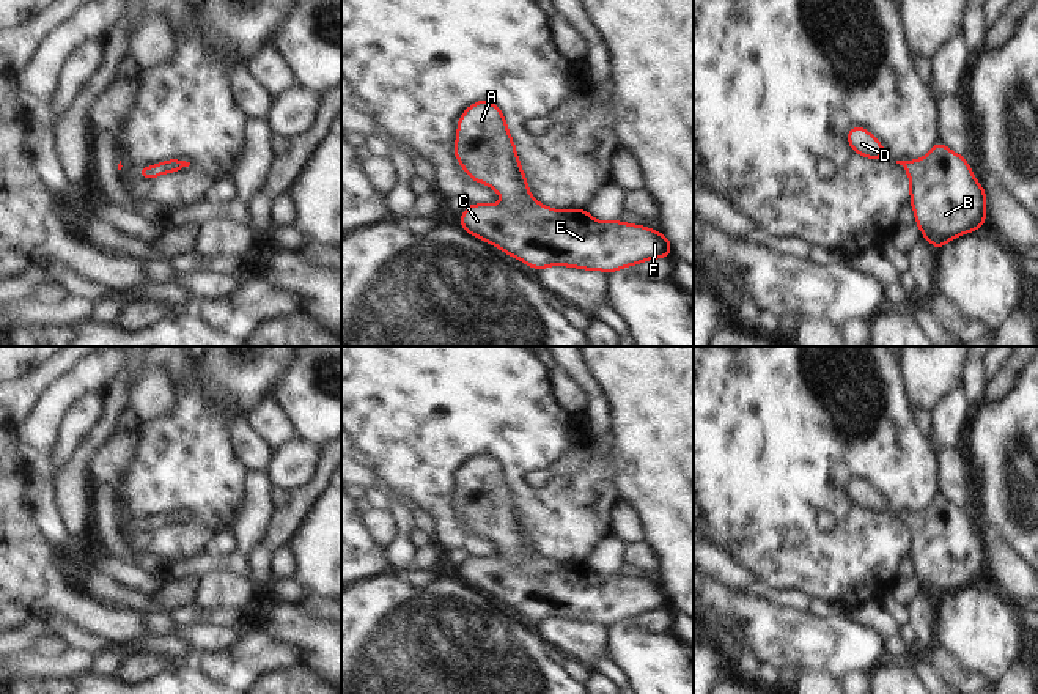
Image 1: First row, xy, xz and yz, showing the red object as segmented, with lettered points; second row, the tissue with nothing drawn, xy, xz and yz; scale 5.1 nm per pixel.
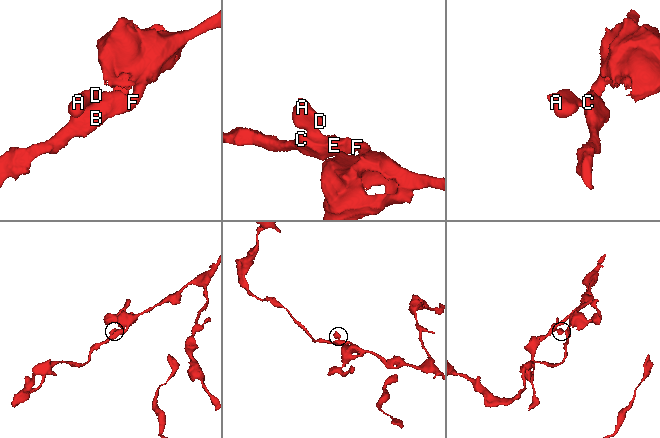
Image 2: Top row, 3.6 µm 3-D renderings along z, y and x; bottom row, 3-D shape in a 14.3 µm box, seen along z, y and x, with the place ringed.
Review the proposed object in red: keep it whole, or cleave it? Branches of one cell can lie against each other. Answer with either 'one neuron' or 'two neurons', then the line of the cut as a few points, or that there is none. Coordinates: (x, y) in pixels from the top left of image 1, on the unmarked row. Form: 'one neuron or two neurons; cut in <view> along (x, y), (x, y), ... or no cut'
one neuron; no cut

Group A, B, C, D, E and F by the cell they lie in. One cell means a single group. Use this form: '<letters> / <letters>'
A B C D E F

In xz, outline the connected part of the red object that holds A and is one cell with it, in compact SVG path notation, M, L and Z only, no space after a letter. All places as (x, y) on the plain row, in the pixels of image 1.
M478 453L461 467L455 508L472 532L494 540L505 554L503 557L470 556L467 563L461 567L461 581L538 623L563 617L591 623L602 622L612 626L650 611L672 607L670 593L662 585L646 579L620 573L604 576L594 573L585 562L557 563L536 556L535 549L528 546L528 537L505 469L492 455Z

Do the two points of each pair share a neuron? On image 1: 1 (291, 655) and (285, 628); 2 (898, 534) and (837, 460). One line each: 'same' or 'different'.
1: different
2: same

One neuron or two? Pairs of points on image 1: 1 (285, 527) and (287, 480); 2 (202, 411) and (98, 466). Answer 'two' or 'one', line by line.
1: two
2: two

